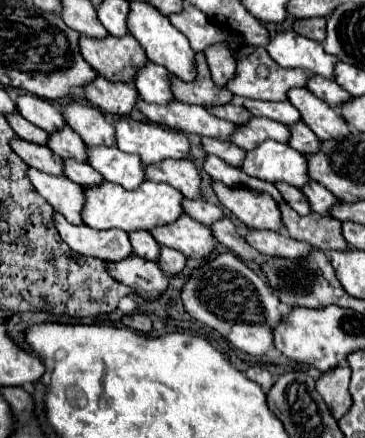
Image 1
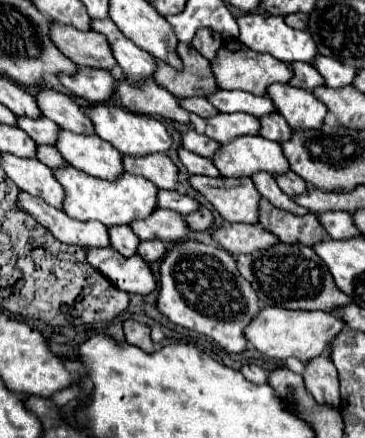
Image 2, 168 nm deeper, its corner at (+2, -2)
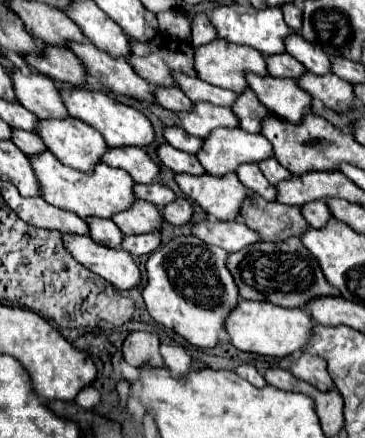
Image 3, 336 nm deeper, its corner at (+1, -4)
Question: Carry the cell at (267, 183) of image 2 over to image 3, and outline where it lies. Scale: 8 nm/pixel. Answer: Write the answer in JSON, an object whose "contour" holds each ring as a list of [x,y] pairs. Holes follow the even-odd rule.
{"contour":[[[247,163],[247,165],[239,167],[235,173],[237,173],[239,181],[241,181],[247,189],[259,193],[259,195],[261,195],[263,199],[267,199],[269,203],[277,201],[277,189],[275,189],[271,183],[267,183],[265,175],[259,171],[259,167],[257,167],[255,163]]]}

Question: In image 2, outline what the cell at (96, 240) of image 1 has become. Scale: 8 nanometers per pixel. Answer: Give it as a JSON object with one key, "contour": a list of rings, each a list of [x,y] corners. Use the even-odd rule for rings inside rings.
{"contour":[[[20,191],[18,195],[18,207],[32,215],[42,227],[46,227],[58,241],[80,245],[84,249],[90,247],[108,247],[108,229],[98,221],[74,221],[72,217],[66,217],[60,209],[48,205],[46,201]]]}

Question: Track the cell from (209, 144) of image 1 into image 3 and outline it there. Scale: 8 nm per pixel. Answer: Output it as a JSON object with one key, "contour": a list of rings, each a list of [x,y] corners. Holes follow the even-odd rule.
{"contour":[[[165,127],[165,133],[163,133],[163,135],[165,135],[165,139],[167,139],[169,145],[173,145],[173,147],[177,147],[177,149],[181,149],[181,151],[193,153],[193,155],[199,153],[201,143],[203,143],[201,139],[189,135],[189,133],[183,131],[181,127]]]}

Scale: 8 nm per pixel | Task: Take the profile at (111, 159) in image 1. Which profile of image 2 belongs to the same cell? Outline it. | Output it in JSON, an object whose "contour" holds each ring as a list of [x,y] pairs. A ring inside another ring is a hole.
{"contour":[[[58,131],[56,149],[72,167],[98,177],[114,181],[122,169],[122,155],[98,135],[80,135],[72,131]]]}

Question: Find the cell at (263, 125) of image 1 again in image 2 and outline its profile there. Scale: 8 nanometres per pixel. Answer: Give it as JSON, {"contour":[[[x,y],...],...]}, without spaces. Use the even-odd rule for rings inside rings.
{"contour":[[[216,113],[206,119],[204,135],[218,143],[228,143],[240,135],[258,135],[258,127],[258,119],[246,113]]]}

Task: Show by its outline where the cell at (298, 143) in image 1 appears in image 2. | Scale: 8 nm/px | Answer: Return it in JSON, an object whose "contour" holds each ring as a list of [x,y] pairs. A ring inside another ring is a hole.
{"contour":[[[270,113],[270,115],[266,115],[266,117],[258,119],[258,121],[260,121],[260,131],[258,133],[264,139],[280,143],[280,141],[286,141],[292,135],[290,125],[286,125],[286,121],[284,121],[284,117],[280,113]]]}

